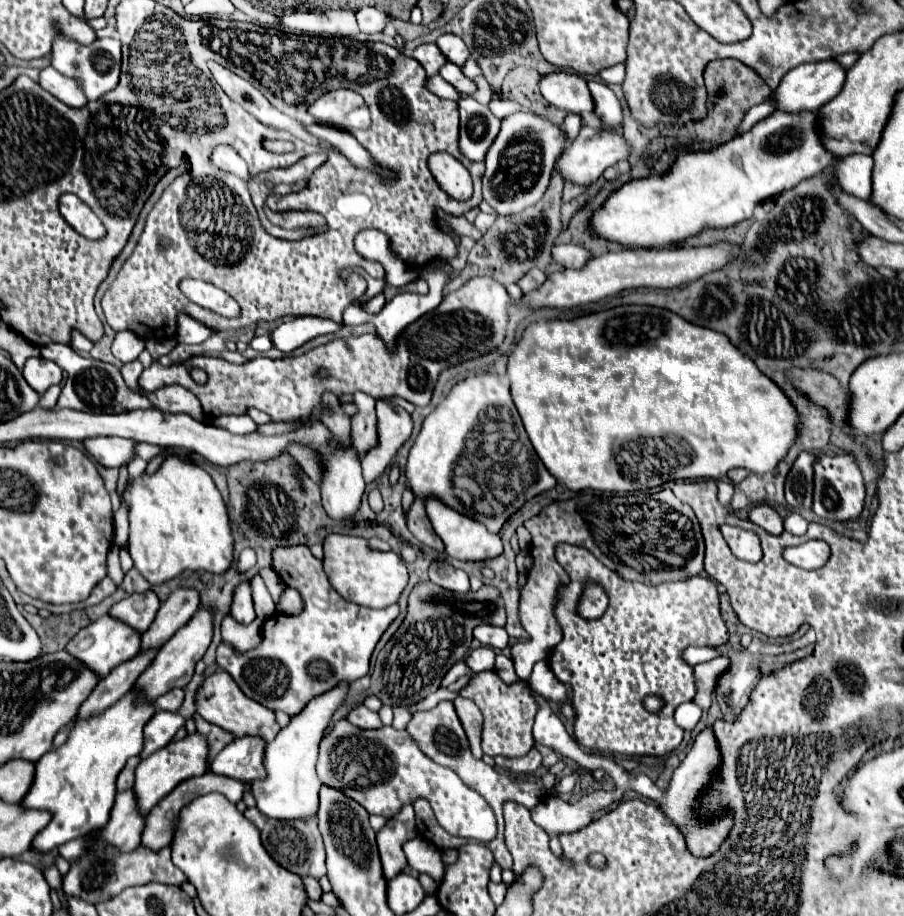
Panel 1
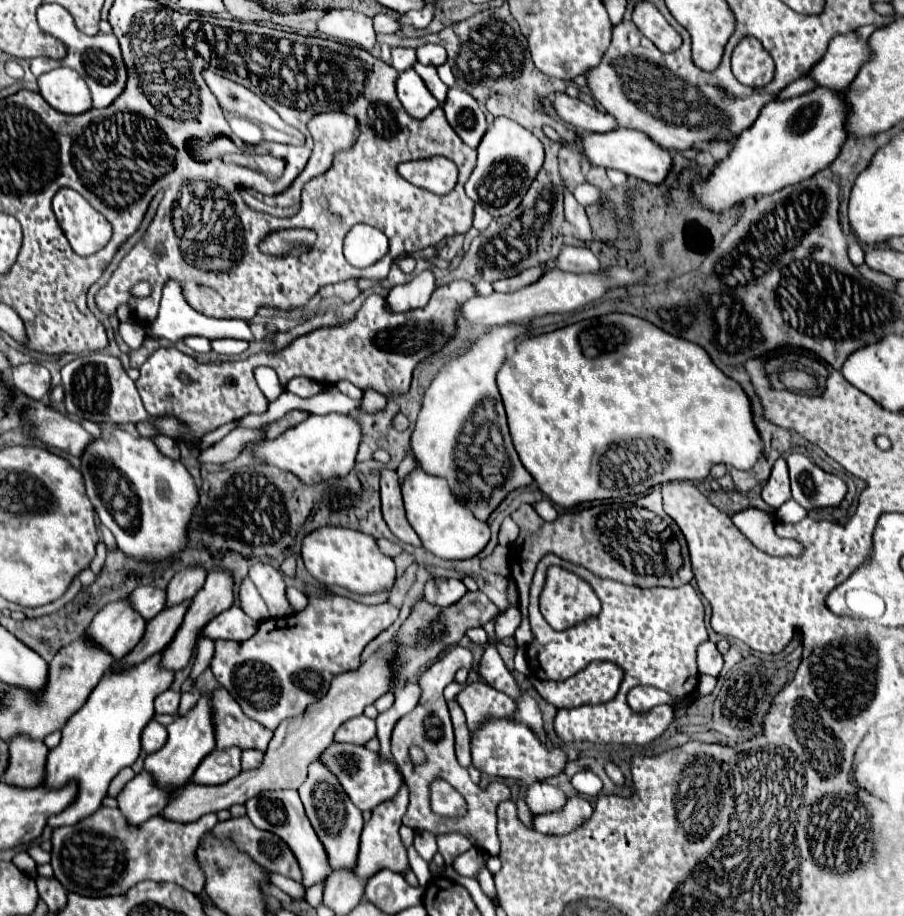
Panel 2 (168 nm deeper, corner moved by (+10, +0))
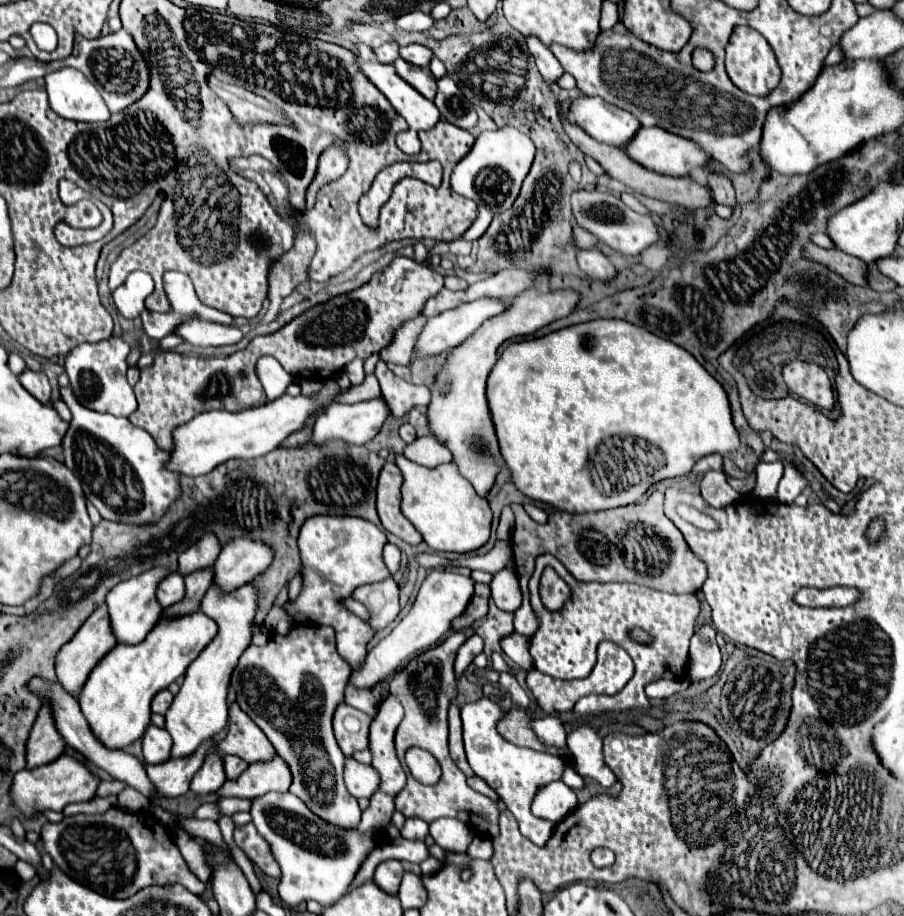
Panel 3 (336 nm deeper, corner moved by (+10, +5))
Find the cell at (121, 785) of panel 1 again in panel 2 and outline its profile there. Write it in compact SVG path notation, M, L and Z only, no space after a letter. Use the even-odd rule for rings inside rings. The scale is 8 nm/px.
M123 768L113 780L111 780L111 784L109 784L109 796L117 796L117 792L131 780L135 776L135 772L133 772L133 768Z

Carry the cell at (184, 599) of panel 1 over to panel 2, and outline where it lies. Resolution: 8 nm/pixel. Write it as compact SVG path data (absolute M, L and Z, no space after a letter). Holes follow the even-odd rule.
M203 568L179 570L167 586L167 604L165 606L171 608L171 606L177 606L185 600L191 600L205 584L205 576L207 576L207 572Z

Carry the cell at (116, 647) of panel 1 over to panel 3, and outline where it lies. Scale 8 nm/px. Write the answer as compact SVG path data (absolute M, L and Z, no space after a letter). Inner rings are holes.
M153 567L151 571L145 571L143 575L131 577L123 583L119 583L109 595L107 595L107 605L109 605L109 617L111 617L111 627L113 633L117 637L117 641L123 641L127 645L137 645L141 643L147 633L155 627L155 623L159 621L163 607L157 601L157 587L159 583L169 575L167 567Z

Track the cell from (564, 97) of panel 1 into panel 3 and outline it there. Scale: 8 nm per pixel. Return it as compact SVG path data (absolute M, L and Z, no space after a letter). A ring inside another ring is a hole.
M599 97L575 99L571 103L571 115L587 135L617 149L625 149L641 129L641 123L631 113Z

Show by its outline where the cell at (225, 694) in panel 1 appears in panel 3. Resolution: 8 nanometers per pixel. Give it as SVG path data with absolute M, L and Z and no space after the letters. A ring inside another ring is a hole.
M237 703L229 707L229 733L217 747L221 753L235 755L249 765L265 763L275 757L275 749L265 733L239 709Z

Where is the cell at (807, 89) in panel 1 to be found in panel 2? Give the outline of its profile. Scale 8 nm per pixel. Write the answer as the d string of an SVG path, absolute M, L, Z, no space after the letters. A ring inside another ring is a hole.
M853 32L835 36L827 54L807 72L817 88L833 92L845 90L859 72L859 66L869 58L867 40L857 38Z

